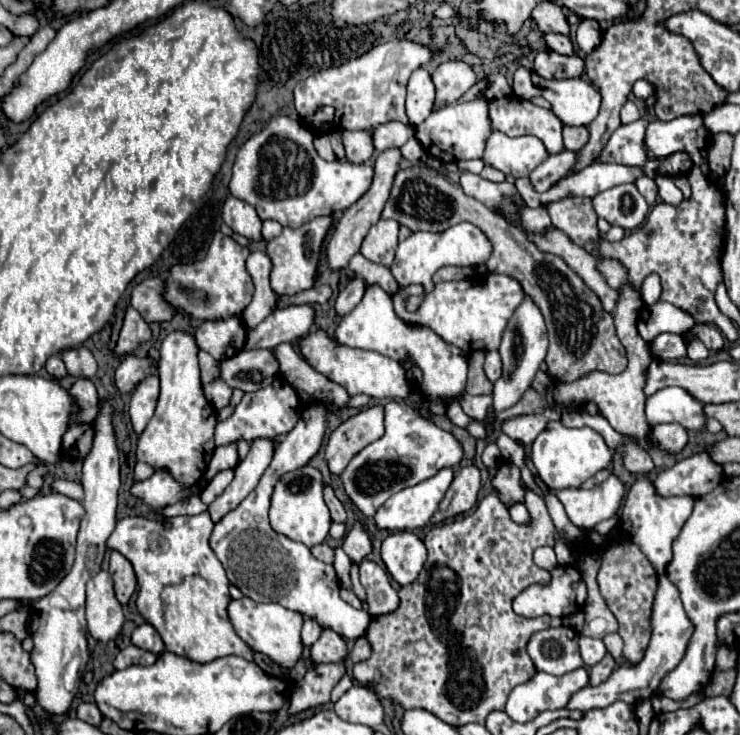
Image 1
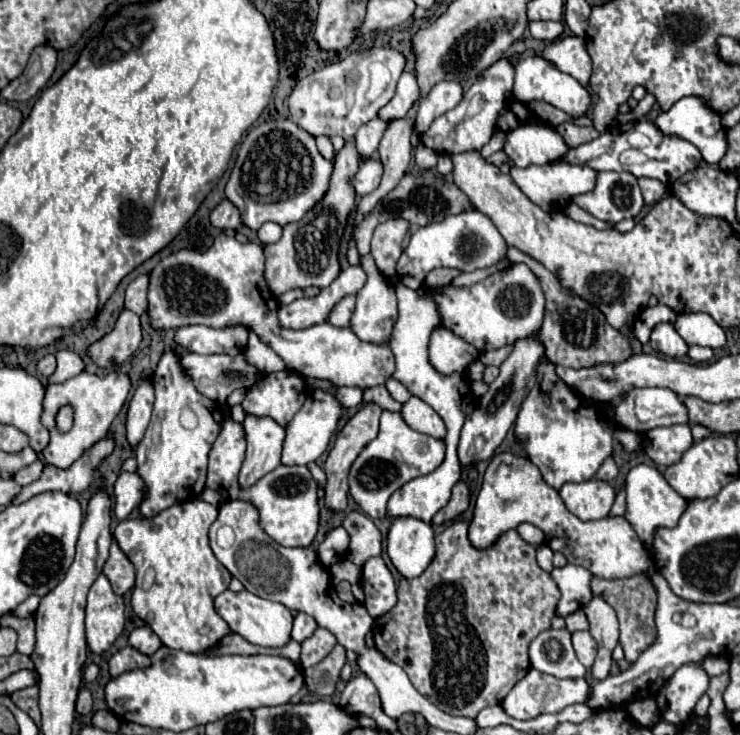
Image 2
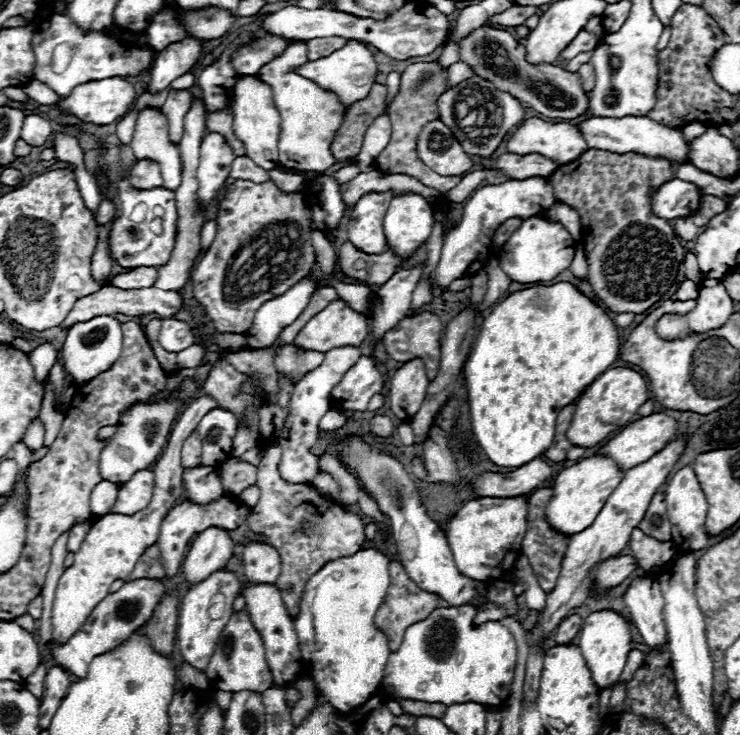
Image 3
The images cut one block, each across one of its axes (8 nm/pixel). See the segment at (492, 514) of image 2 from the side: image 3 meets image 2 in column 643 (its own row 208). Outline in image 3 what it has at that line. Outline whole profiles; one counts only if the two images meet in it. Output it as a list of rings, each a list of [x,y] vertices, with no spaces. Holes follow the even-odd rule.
[[[556,202],[556,204],[552,204],[550,208],[540,210],[536,216],[542,216],[542,218],[546,218],[546,220],[550,220],[550,222],[562,224],[562,226],[568,230],[568,234],[570,234],[576,242],[580,242],[580,238],[582,238],[582,224],[580,224],[578,212],[576,212],[572,206],[562,204],[562,202]]]

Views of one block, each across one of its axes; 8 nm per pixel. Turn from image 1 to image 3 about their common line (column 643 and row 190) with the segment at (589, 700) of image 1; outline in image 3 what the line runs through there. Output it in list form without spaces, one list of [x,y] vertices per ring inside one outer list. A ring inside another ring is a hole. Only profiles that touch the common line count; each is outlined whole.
[[[670,180],[652,198],[652,212],[660,218],[686,218],[692,216],[700,206],[700,188],[692,182]]]

